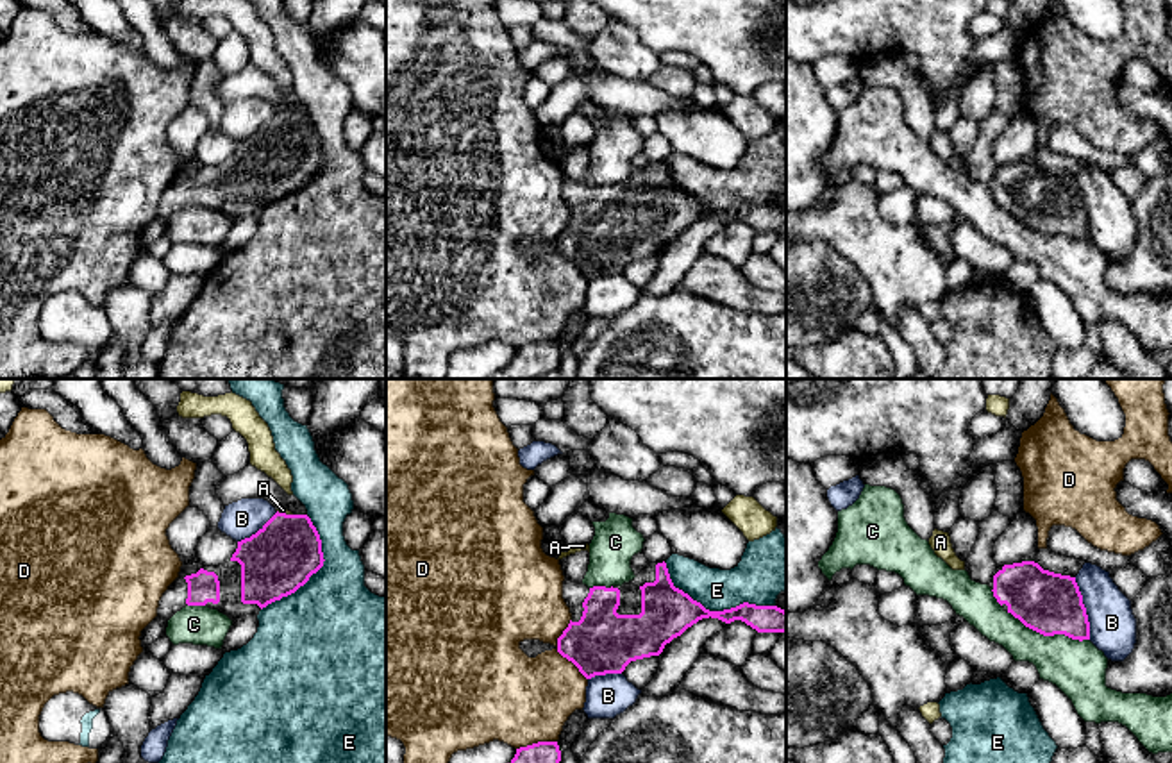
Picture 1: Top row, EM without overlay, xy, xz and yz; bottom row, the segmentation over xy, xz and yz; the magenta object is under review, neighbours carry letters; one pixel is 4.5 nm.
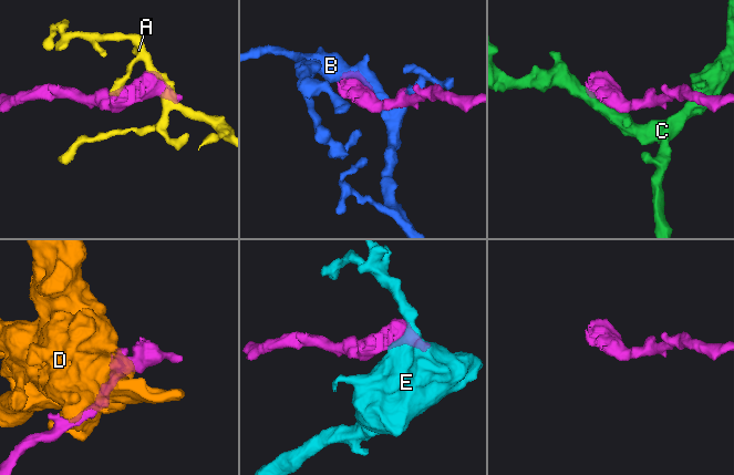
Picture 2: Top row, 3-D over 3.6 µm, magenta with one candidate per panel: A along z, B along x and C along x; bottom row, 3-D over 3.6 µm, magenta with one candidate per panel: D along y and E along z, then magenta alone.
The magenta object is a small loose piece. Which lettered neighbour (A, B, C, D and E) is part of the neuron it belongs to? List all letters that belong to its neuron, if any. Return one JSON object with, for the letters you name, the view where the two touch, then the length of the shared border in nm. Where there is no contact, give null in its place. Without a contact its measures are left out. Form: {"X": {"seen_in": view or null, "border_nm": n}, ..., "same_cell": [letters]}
{"same_cell": []}

